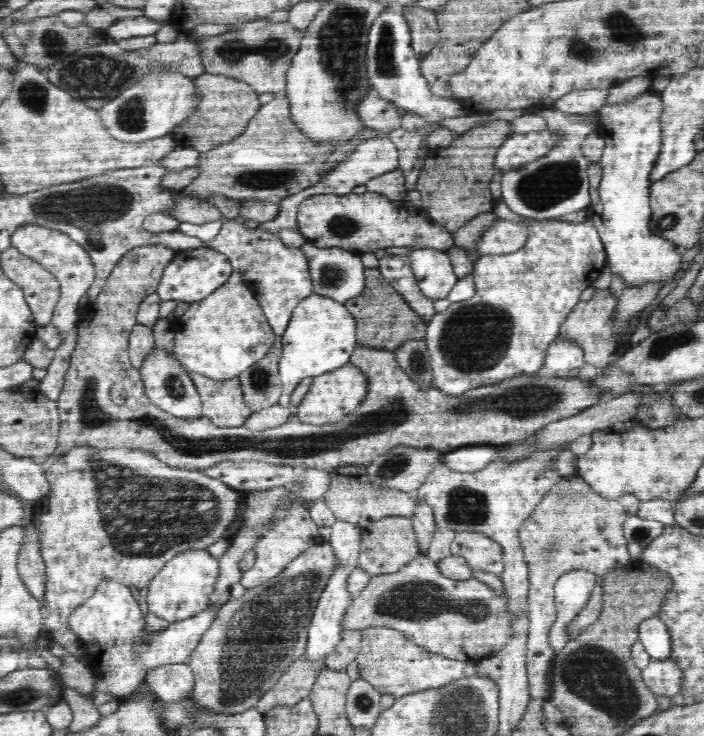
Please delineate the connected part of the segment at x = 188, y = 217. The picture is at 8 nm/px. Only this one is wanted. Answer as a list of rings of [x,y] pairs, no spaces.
[[[178,197],[171,215],[180,222],[190,222],[190,224],[206,224],[223,218],[220,210],[210,202],[190,197]]]

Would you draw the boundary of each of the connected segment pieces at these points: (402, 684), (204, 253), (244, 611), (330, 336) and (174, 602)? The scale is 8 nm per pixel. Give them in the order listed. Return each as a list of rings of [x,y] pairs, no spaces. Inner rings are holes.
[[[371,627],[362,631],[362,642],[357,662],[360,675],[381,694],[391,694],[396,698],[423,691],[429,688],[450,684],[453,680],[472,676],[476,664],[451,660],[434,654],[410,641],[402,632],[392,628]]]
[[[203,247],[193,250],[184,250],[184,252],[176,252],[174,259],[166,265],[155,293],[159,295],[163,301],[198,302],[206,298],[209,294],[212,294],[214,290],[220,288],[225,282],[228,282],[232,273],[233,268],[228,258],[214,249]]]
[[[323,540],[291,560],[289,565],[273,579],[247,589],[243,596],[230,600],[220,607],[215,622],[202,636],[202,640],[197,644],[187,663],[195,676],[195,684],[190,697],[199,710],[209,710],[209,712],[220,714],[238,714],[255,708],[264,693],[278,682],[294,661],[304,655],[307,633],[319,598],[332,572],[336,570],[336,566],[338,566],[336,553],[332,545]]]
[[[312,293],[306,296],[293,310],[286,330],[280,336],[283,352],[279,362],[279,375],[282,395],[278,400],[280,407],[288,407],[289,400],[301,380],[332,372],[350,362],[357,346],[355,318],[337,300]]]
[[[207,549],[180,552],[169,560],[148,584],[146,602],[149,612],[166,620],[169,624],[190,619],[210,605],[219,573],[219,559],[210,556]]]

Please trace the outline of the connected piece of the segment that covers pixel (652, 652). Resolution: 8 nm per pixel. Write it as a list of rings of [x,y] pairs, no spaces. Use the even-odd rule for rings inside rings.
[[[658,616],[644,620],[638,628],[639,641],[653,660],[670,659],[672,639],[666,625]]]

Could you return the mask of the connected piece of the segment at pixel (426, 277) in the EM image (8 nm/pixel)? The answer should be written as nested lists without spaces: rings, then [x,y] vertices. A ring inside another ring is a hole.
[[[414,249],[409,256],[422,294],[431,299],[446,299],[458,280],[446,250]]]

